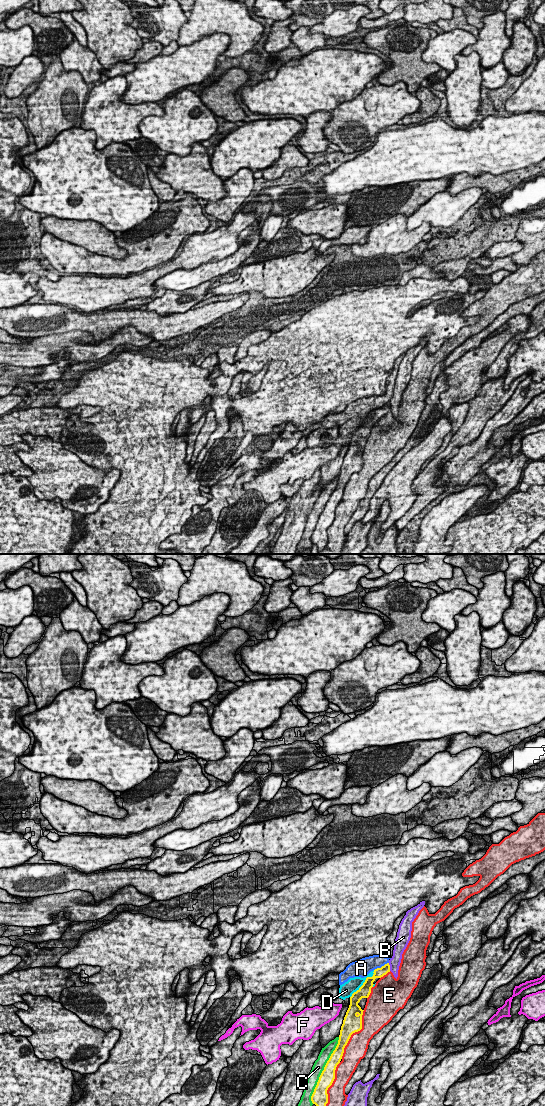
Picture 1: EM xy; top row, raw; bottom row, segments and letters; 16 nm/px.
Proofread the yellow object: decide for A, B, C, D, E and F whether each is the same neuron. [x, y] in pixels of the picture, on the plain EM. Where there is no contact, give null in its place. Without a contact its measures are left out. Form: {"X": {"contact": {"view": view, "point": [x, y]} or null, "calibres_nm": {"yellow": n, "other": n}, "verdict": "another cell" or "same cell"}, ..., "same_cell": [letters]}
{"A": {"contact": {"view": "xy", "point": [382, 406]}, "calibres_nm": {"yellow": 160, "other": 240}, "verdict": "another cell"}, "B": {"contact": {"view": "xy", "point": [389, 407]}, "calibres_nm": {"yellow": 160, "other": 180}, "verdict": "another cell"}, "C": {"contact": {"view": "xy", "point": [323, 510]}, "calibres_nm": {"yellow": 240, "other": 180}, "verdict": "another cell"}, "D": {"contact": {"view": "xy", "point": [364, 422]}, "calibres_nm": {"yellow": 200, "other": 220}, "verdict": "another cell"}, "E": {"contact": {"view": "xy", "point": [353, 472]}, "calibres_nm": {"yellow": 300, "other": 340}, "verdict": "another cell"}, "F": {"contact": {"view": "xy", "point": [357, 453]}, "calibres_nm": {"yellow": 300, "other": 30}, "verdict": "another cell"}, "same_cell": []}

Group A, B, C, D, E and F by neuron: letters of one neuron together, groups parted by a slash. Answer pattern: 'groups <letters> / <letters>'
groups A / B / C / D / E / F

